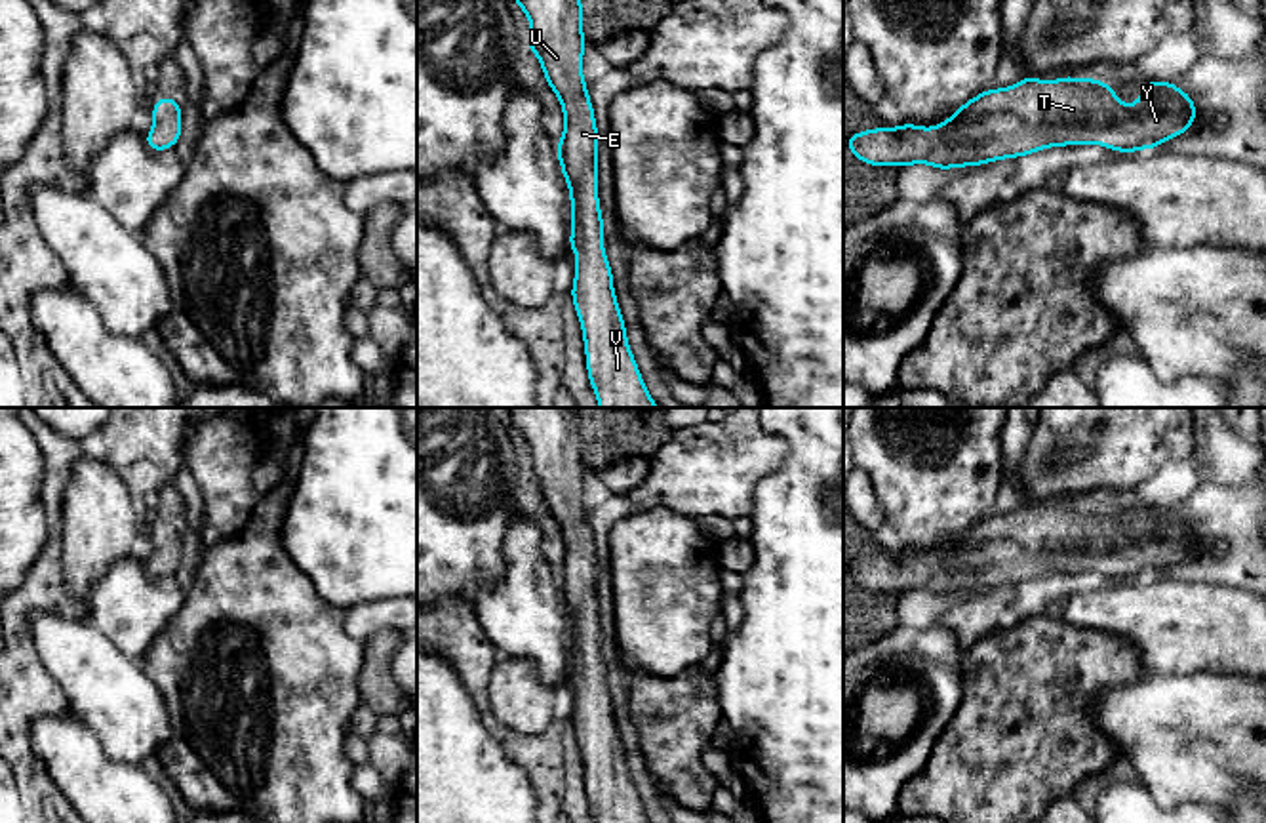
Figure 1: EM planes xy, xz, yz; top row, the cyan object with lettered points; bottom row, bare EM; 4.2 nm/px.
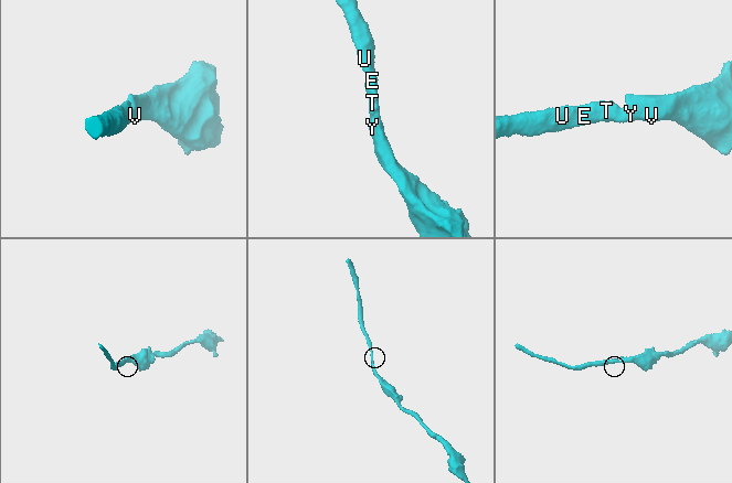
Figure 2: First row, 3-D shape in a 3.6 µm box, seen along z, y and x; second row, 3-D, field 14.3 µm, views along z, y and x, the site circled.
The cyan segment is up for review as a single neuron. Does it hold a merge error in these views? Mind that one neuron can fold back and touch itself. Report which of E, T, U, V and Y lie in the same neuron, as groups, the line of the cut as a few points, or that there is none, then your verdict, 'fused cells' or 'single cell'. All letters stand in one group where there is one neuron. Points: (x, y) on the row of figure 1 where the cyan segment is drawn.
E T U V Y; no cut; single cell

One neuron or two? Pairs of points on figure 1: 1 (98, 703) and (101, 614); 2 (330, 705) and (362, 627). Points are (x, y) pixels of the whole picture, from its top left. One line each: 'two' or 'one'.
1: two
2: two

